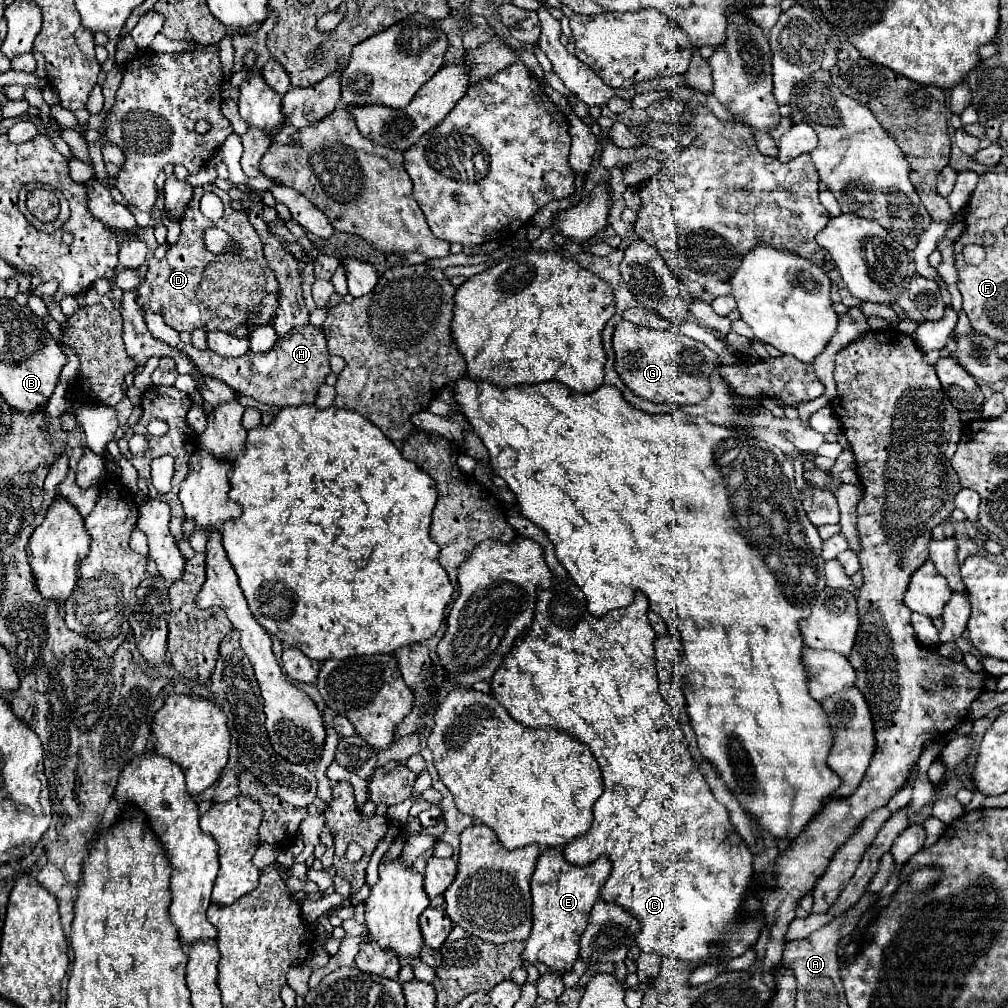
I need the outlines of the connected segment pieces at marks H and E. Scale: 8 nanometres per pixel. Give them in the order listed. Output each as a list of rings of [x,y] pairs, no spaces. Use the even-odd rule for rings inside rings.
[[[142,310],[144,322],[150,332],[156,334],[156,338],[166,340],[172,346],[178,346],[182,352],[186,352],[192,362],[202,370],[202,374],[222,380],[228,384],[234,392],[240,396],[250,396],[262,404],[276,404],[276,406],[300,406],[300,404],[314,404],[318,388],[324,384],[326,376],[330,374],[330,364],[328,364],[328,350],[326,350],[326,340],[320,328],[314,326],[300,326],[290,330],[282,340],[278,340],[270,352],[266,354],[246,354],[240,358],[222,358],[214,354],[212,350],[198,350],[192,344],[182,344],[178,338],[178,332],[172,330],[160,314]]]
[[[544,850],[532,874],[532,934],[526,940],[522,962],[544,964],[548,972],[564,974],[578,958],[578,940],[588,924],[588,914],[608,880],[612,864],[606,858],[590,866],[570,866],[558,850]]]

